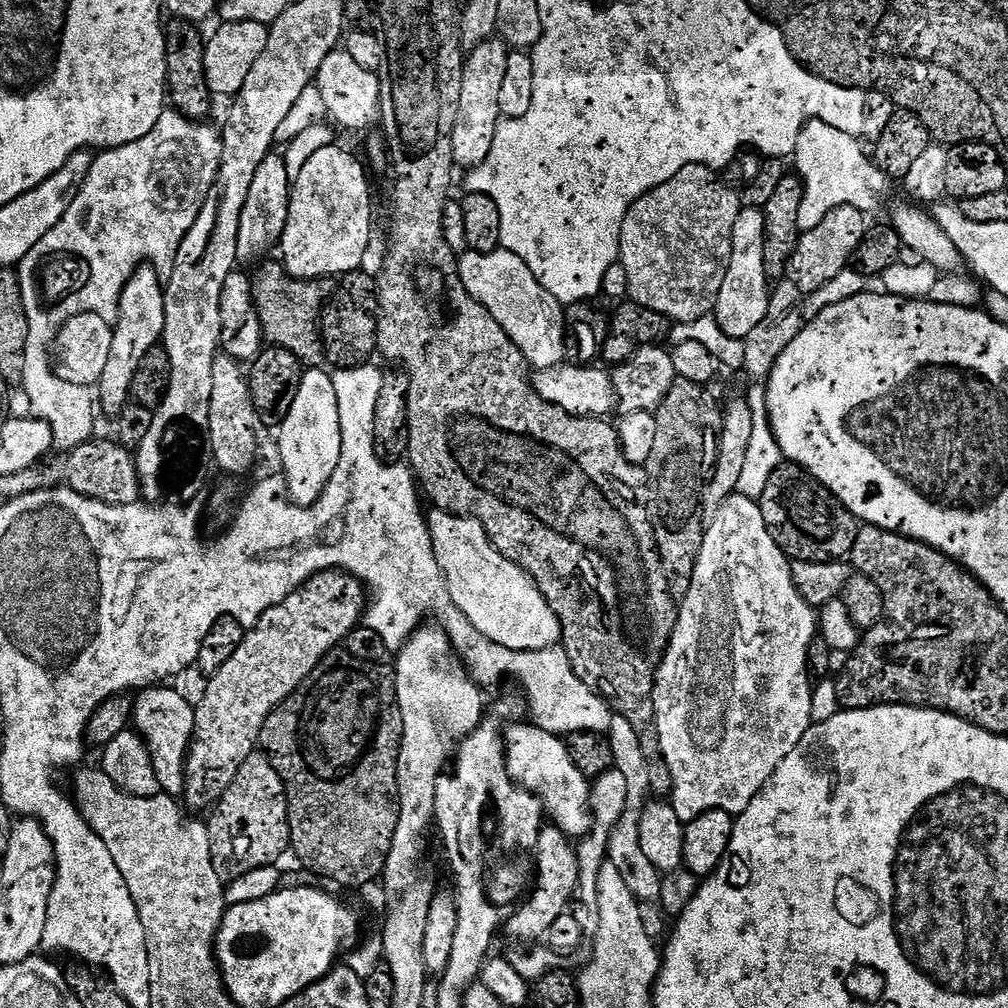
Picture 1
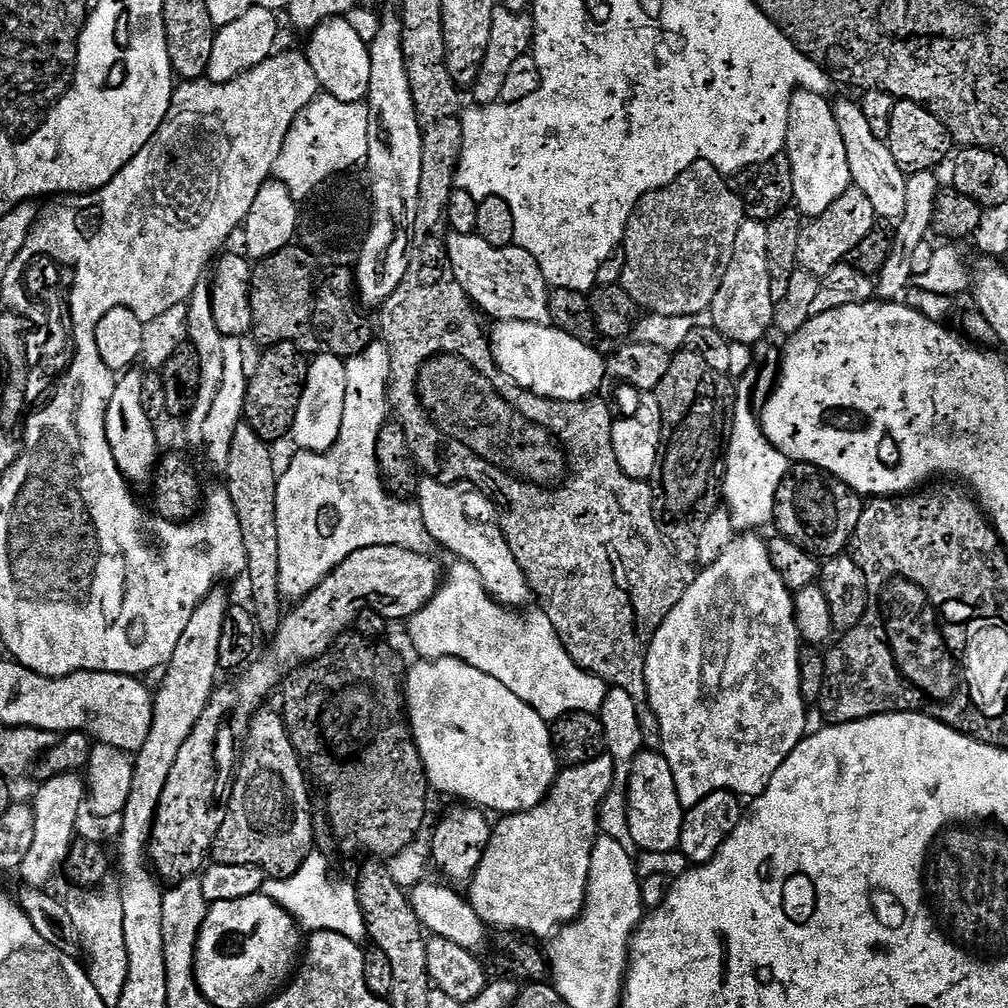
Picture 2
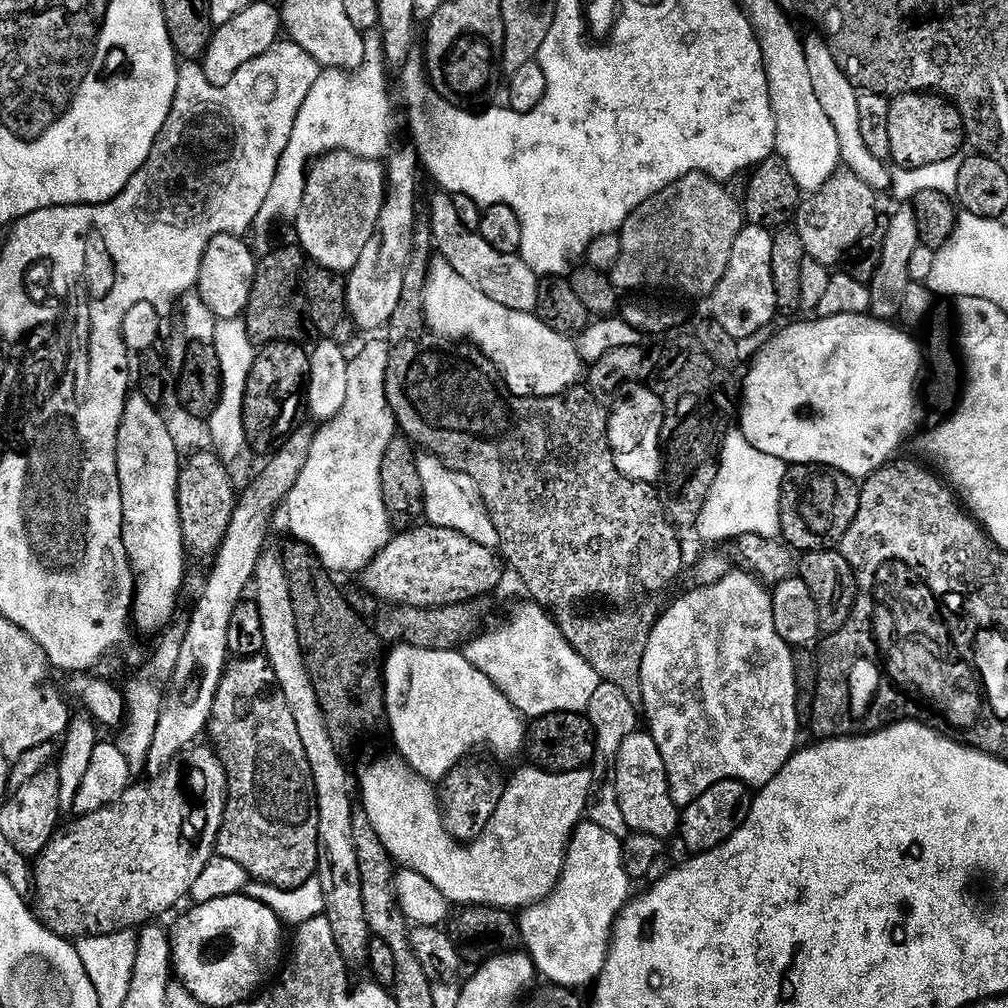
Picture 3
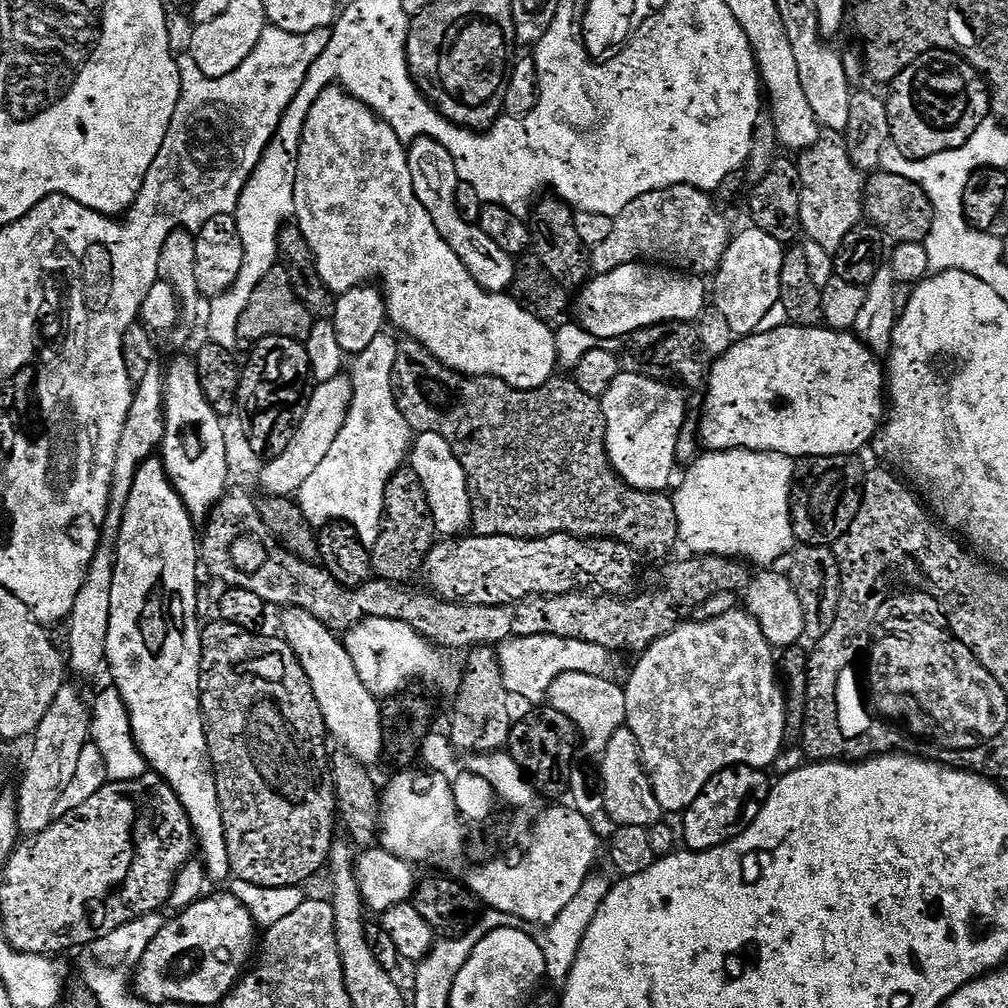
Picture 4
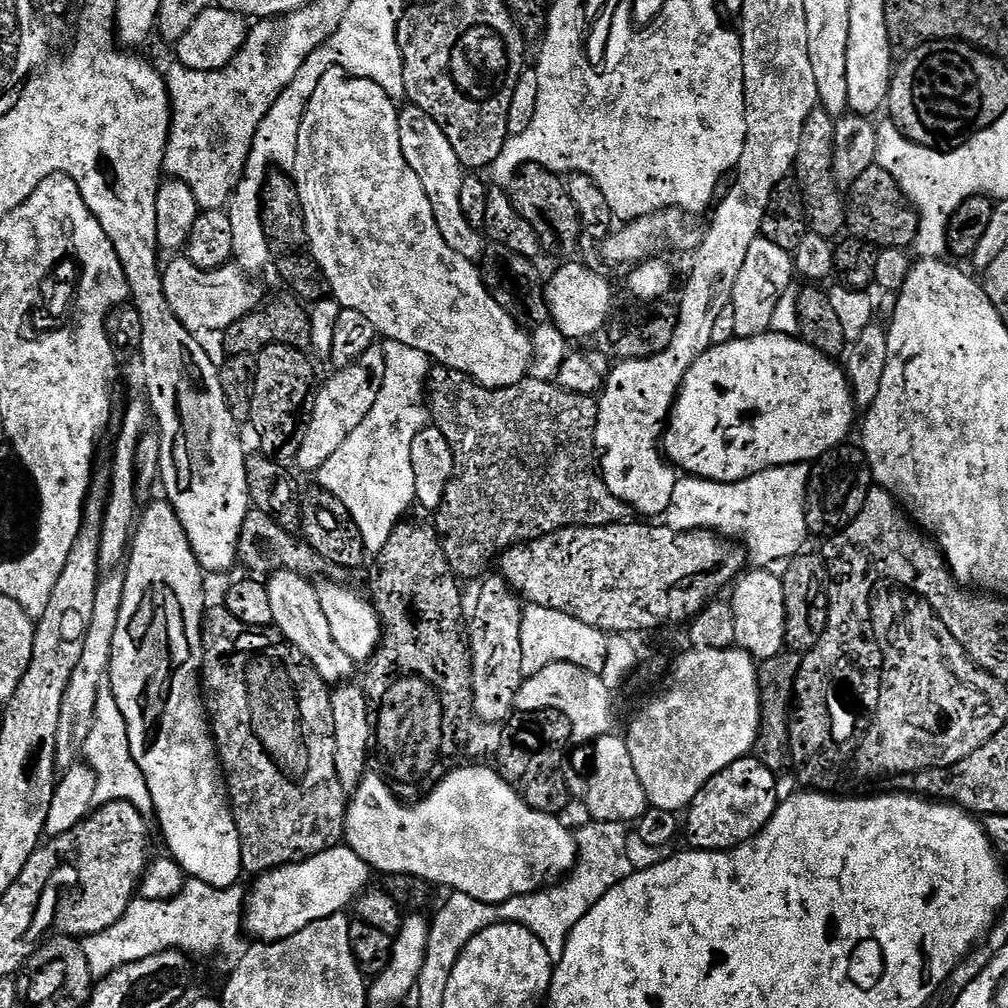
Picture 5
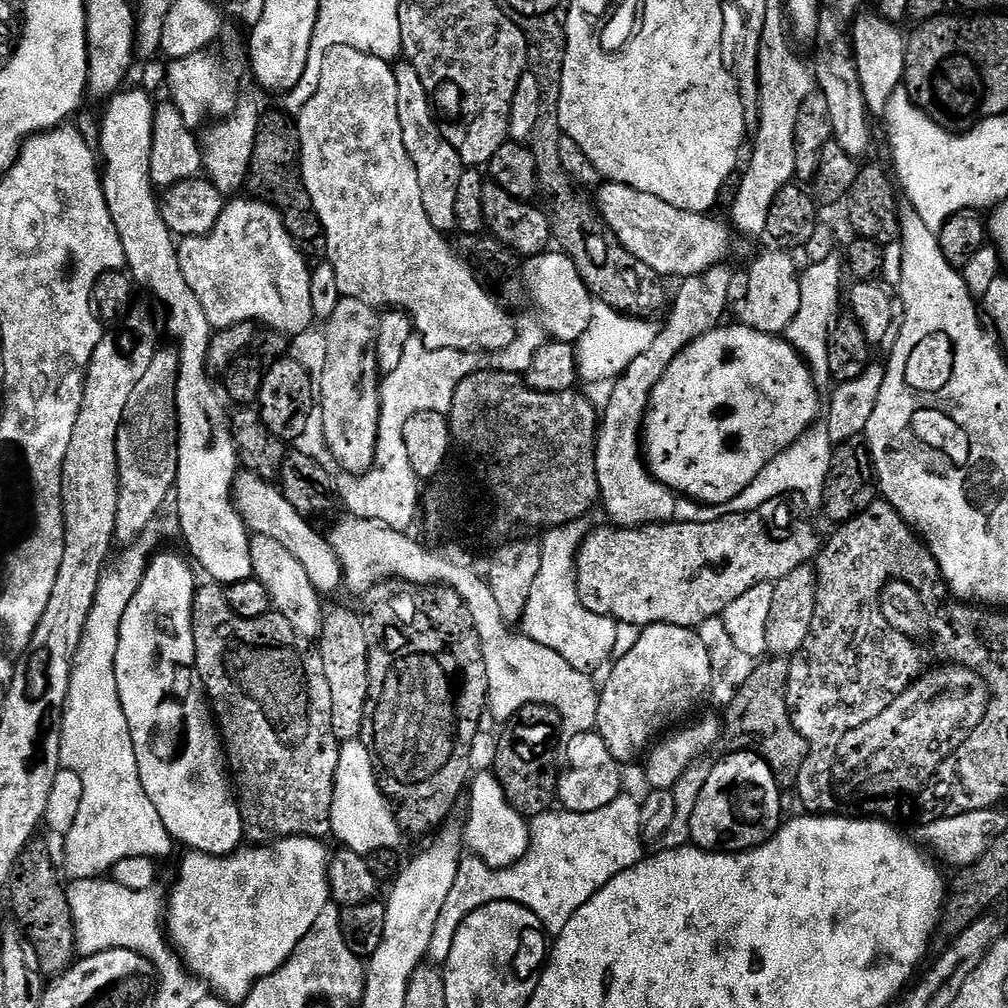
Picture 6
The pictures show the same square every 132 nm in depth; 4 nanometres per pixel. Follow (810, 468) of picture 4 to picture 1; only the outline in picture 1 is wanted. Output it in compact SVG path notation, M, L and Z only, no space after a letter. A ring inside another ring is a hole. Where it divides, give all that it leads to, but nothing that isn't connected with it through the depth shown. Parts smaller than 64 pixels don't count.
M791 462L781 463L766 490L758 498L762 518L789 561L830 563L851 557L852 547L862 524L850 509L822 482L818 482L806 469Z

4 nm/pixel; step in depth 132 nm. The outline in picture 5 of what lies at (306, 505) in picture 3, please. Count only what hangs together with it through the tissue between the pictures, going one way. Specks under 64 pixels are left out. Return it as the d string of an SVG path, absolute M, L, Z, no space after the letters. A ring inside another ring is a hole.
M387 341L383 345L386 360L384 381L378 398L366 418L326 458L318 473L319 487L338 498L352 513L364 539L365 549L380 552L390 534L409 515L408 507L416 504L414 466L410 466L410 446L416 433L430 420L426 405L426 386L432 362L424 351L402 342Z

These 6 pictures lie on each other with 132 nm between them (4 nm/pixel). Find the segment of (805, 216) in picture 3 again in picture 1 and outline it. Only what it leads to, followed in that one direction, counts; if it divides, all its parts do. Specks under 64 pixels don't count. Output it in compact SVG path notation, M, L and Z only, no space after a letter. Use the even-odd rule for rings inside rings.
M854 206L830 210L830 214L826 214L818 226L814 226L814 230L801 232L798 246L788 263L787 279L794 281L804 294L826 286L826 282L831 282L836 275L842 274L844 268L849 267L852 255L864 241L869 227L869 217Z

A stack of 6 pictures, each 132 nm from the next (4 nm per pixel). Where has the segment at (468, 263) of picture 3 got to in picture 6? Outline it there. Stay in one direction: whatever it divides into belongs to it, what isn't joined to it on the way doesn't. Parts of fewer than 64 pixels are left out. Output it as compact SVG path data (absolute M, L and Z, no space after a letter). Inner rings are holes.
M407 62L395 65L398 82L398 122L402 122L402 142L406 146L406 154L414 162L414 170L418 170L418 186L422 186L422 202L426 202L426 212L434 222L438 231L451 234L460 224L460 183L466 171L466 165L460 161L454 146L446 142L440 134L440 126L434 115L434 105L428 98L426 86L422 86L422 78L418 70Z

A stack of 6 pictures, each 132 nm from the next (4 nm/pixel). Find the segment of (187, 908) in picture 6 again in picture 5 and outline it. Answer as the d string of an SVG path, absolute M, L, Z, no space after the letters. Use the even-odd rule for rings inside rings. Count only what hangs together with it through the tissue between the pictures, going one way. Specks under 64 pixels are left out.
M337 846L334 848L326 848L321 852L314 854L313 856L305 856L303 858L297 859L295 862L286 862L280 868L271 868L268 872L259 873L255 877L256 880L252 884L252 892L250 888L250 895L244 901L244 926L245 929L253 937L256 935L255 939L260 942L271 942L274 940L284 940L285 937L290 934L296 934L298 930L302 930L306 926L310 926L314 922L318 922L322 918L327 916L332 916L336 912L344 912L347 909L347 904L351 905L353 901L357 899L361 892L365 891L369 887L368 884L368 872L370 873L370 865L366 863L365 860L360 858L358 854L354 854L354 850L347 846Z

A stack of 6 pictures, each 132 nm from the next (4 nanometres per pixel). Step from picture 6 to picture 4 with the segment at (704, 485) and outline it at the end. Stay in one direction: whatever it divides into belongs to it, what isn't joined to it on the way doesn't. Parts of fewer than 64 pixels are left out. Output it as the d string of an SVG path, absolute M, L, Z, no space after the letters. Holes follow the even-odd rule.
M791 322L784 325L783 328L775 328L769 332L753 332L751 336L745 336L737 339L732 348L726 350L724 356L715 357L712 373L707 373L706 376L706 388L708 384L708 401L704 404L704 417L700 420L700 436L704 439L704 448L713 452L728 452L731 448L745 448L751 452L777 452L783 456L790 456L793 458L803 458L806 456L852 456L856 454L859 448L867 449L871 445L872 441L876 439L876 433L880 431L880 425L884 423L886 419L886 368L883 363L874 355L865 344L857 338L851 331L835 332L833 328L827 326L817 326L815 328L801 328L799 324L793 324Z

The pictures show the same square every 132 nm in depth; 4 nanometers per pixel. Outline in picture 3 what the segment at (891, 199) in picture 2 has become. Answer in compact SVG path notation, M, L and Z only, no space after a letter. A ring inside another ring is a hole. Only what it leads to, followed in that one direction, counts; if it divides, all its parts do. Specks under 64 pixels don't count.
M819 31L816 32L803 37L807 69L810 70L811 81L814 82L814 94L818 94L818 102L822 102L822 110L826 110L830 123L834 125L834 130L838 130L840 159L847 169L850 169L867 184L887 185L890 180L889 165L883 160L874 158L874 154L870 154L870 149L866 147L866 141L862 139L862 130L858 123L860 92L856 85L850 82L848 75L838 66L827 39Z

